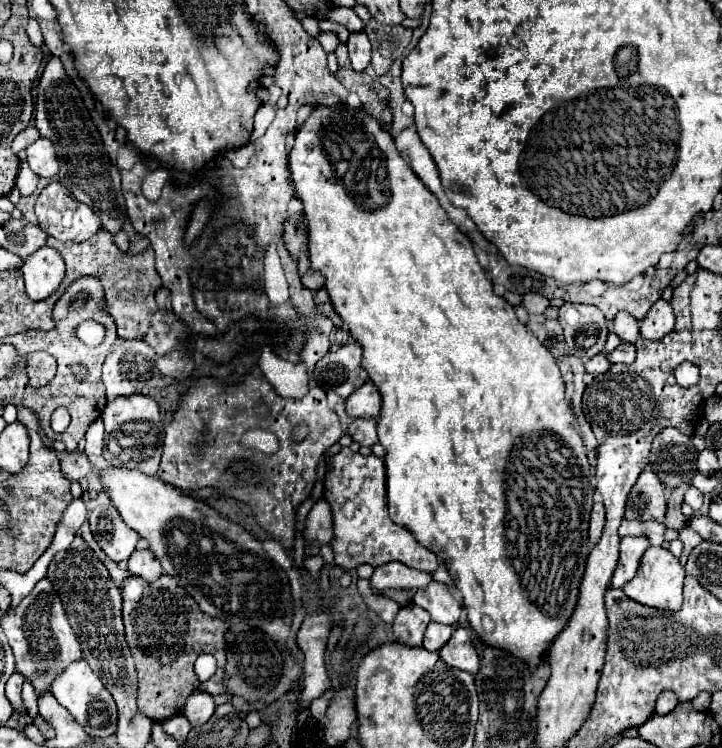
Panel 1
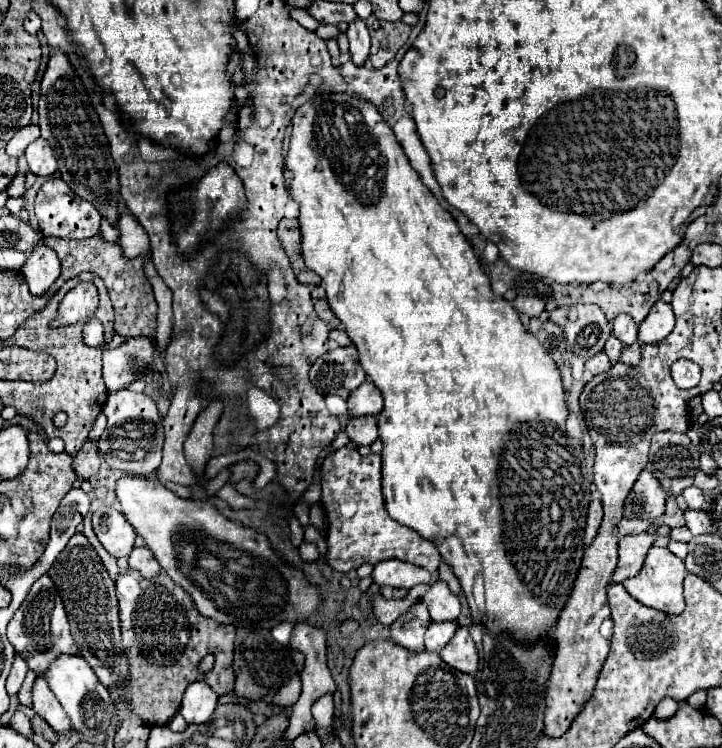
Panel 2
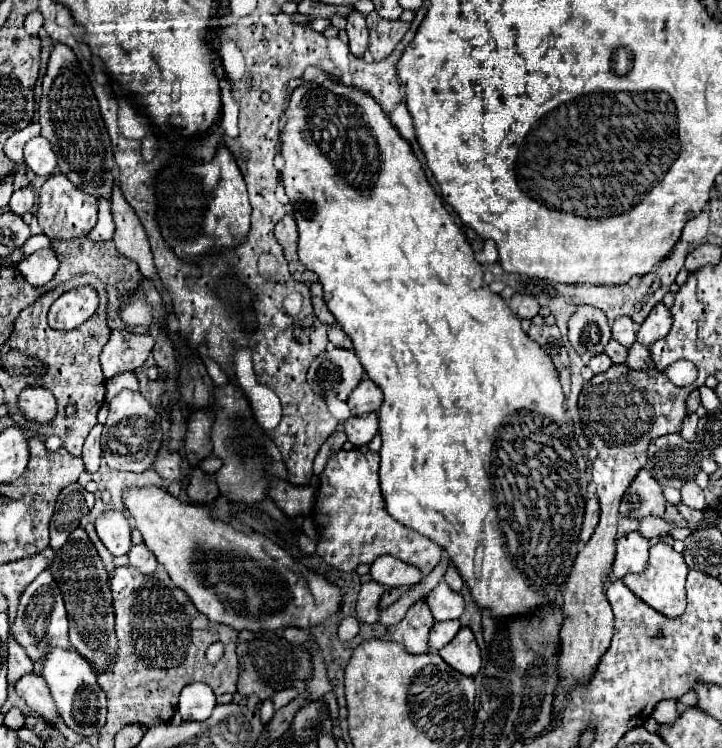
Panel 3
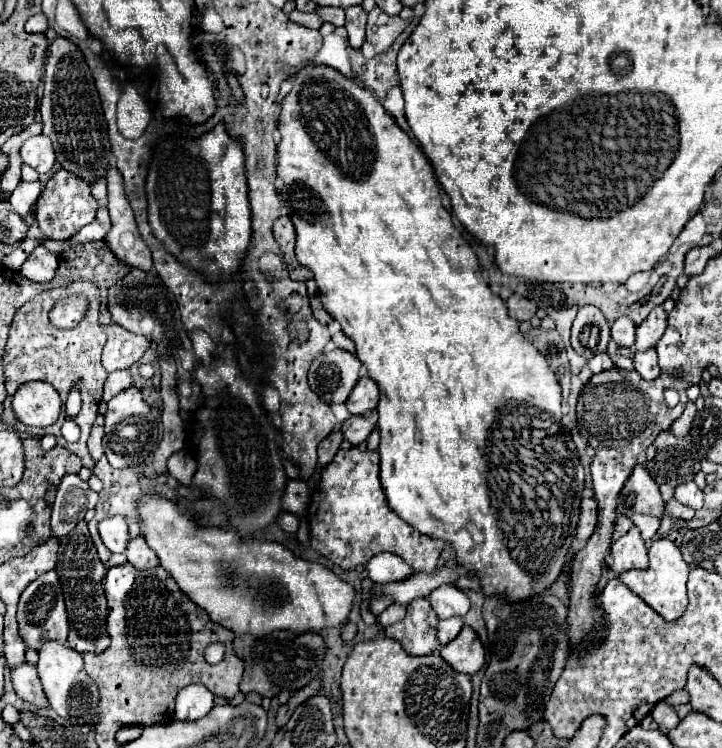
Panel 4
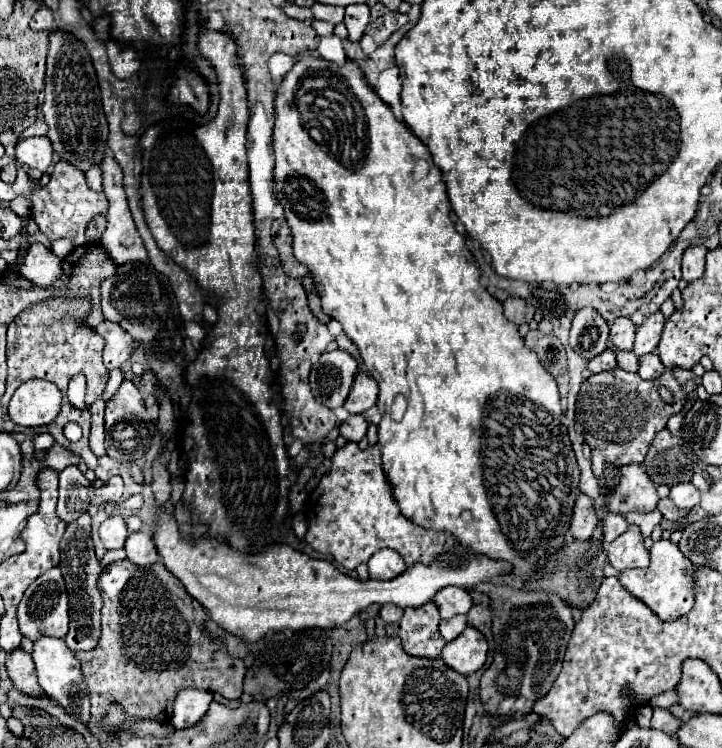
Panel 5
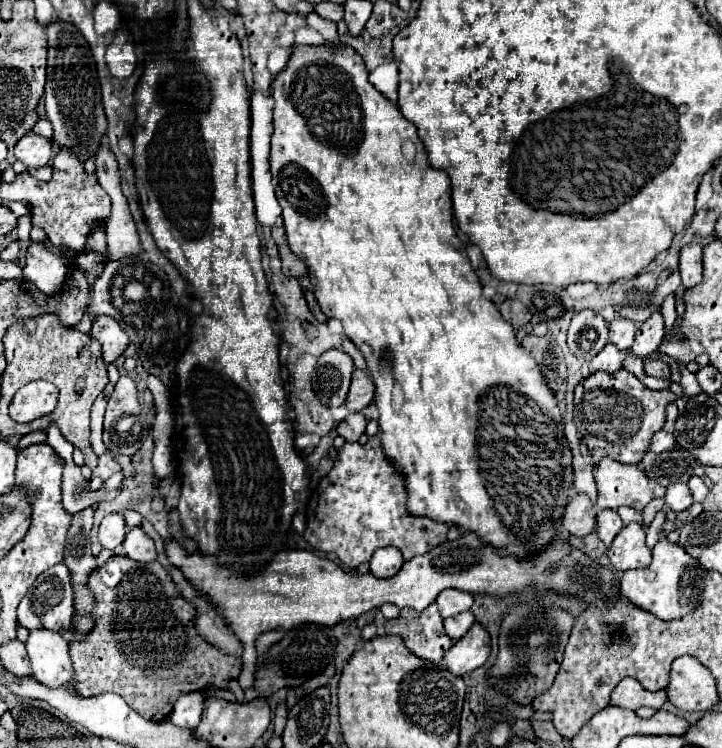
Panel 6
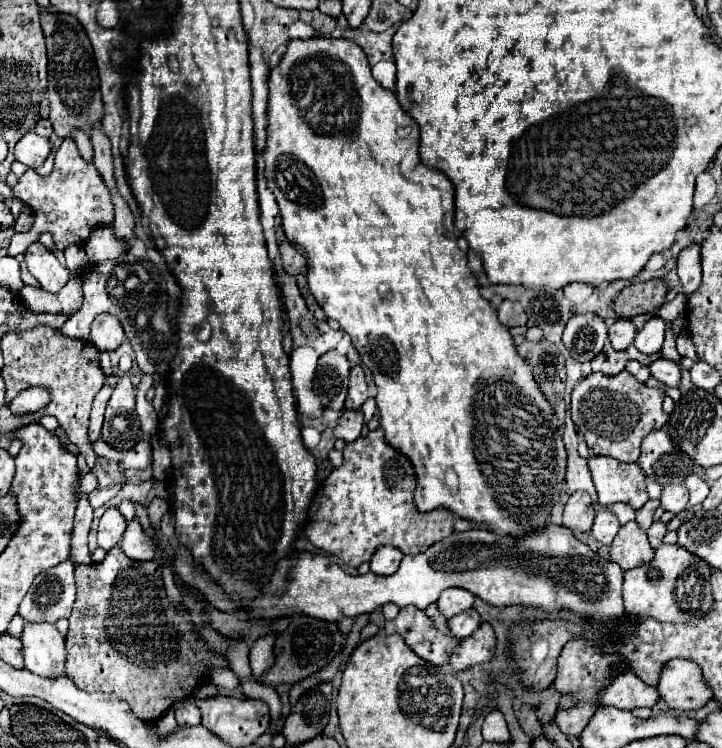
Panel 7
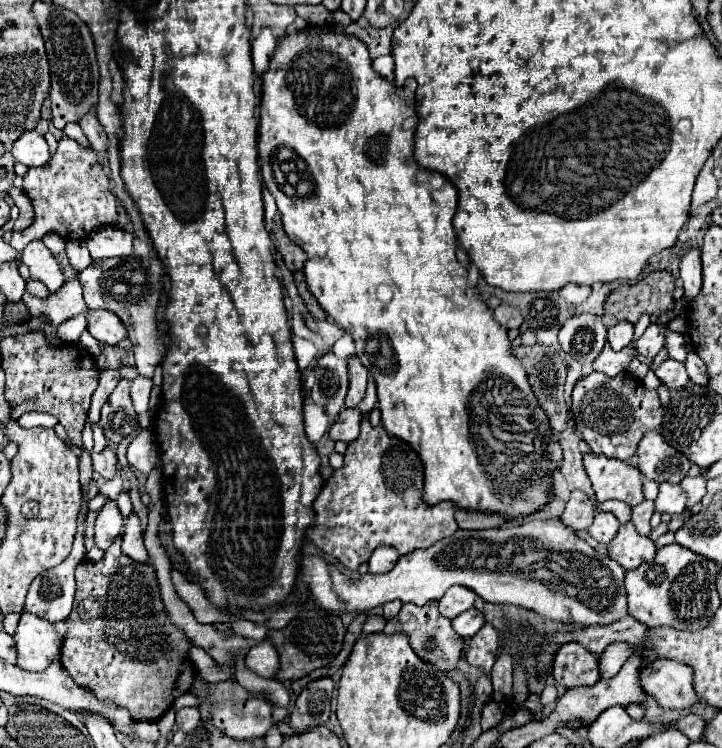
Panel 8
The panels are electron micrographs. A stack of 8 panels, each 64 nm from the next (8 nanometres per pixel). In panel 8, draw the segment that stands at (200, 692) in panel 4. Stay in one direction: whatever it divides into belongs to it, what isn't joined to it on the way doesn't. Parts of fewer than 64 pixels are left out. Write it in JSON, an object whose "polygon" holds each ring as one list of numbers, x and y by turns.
{"polygon":[[182,708,176,712,176,728,182,732,192,732,202,720,198,708]]}

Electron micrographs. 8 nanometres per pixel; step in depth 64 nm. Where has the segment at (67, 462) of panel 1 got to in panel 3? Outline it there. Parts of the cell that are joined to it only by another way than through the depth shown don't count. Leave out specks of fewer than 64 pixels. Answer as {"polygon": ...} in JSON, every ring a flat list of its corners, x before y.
{"polygon":[[96,424,92,428,92,432,88,434,86,442,84,442,84,448,82,448,82,460,84,460,84,470,94,474,98,468,100,468,100,432,102,432,102,426]]}

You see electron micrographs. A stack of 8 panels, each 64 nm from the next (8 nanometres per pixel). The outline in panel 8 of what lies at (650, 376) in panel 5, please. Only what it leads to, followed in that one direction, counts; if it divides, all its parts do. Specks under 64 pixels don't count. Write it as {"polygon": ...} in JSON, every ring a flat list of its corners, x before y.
{"polygon":[[664,360,664,362,654,370,654,374,662,380,662,384,666,384,668,388,674,388,674,390,684,388,684,386,690,382,684,364,682,364,682,362,676,362,676,360]]}

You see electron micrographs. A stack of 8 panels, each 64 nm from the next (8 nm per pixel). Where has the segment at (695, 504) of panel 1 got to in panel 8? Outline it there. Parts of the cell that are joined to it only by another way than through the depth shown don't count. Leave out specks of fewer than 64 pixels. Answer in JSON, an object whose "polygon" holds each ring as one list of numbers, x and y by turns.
{"polygon":[[660,484,660,492,656,498,656,512,660,514,682,514,686,508,686,492,680,484]]}

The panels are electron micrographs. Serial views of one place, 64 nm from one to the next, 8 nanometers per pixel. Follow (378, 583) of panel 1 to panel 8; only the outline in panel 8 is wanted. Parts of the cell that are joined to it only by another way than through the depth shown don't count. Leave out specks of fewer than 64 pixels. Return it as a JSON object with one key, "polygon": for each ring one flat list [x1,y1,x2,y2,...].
{"polygon":[[378,546,370,556,370,572,372,574,386,574,398,562,400,554,392,546]]}

